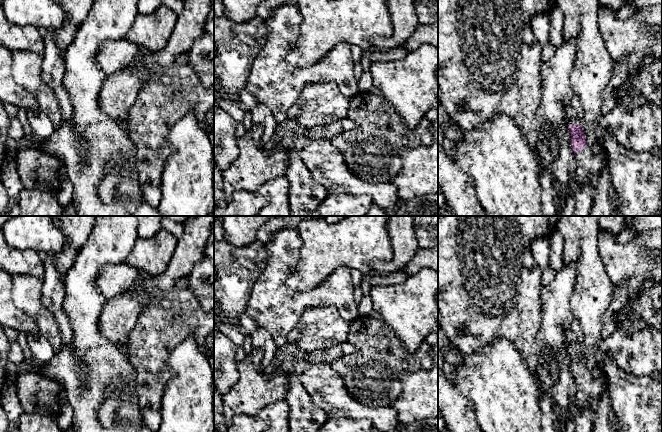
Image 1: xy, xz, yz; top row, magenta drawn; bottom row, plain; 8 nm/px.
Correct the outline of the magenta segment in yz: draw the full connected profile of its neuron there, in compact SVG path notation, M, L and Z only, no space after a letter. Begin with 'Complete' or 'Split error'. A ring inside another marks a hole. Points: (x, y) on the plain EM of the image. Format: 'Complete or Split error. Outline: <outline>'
Split error. Outline: M574 318L570 328L565 332L568 342L568 353L571 358L572 374L575 380L576 393L574 410L591 406L595 408L604 390L607 389L607 379L603 366L596 366L592 370L586 367L583 348L583 334L579 322Z

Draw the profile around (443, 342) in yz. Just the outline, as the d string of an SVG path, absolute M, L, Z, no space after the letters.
M438 324L438 349L443 353L443 358L446 363L458 366L463 363L462 355L449 342L448 338L443 333Z

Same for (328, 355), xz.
M348 341L337 344L330 348L317 350L314 352L306 353L305 358L307 361L312 362L327 362L330 363L341 357L353 354L355 346Z

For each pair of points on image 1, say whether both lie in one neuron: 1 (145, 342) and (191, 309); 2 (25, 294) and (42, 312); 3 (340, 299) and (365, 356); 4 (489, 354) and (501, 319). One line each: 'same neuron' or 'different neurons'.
1: same neuron
2: same neuron
3: different neurons
4: different neurons

